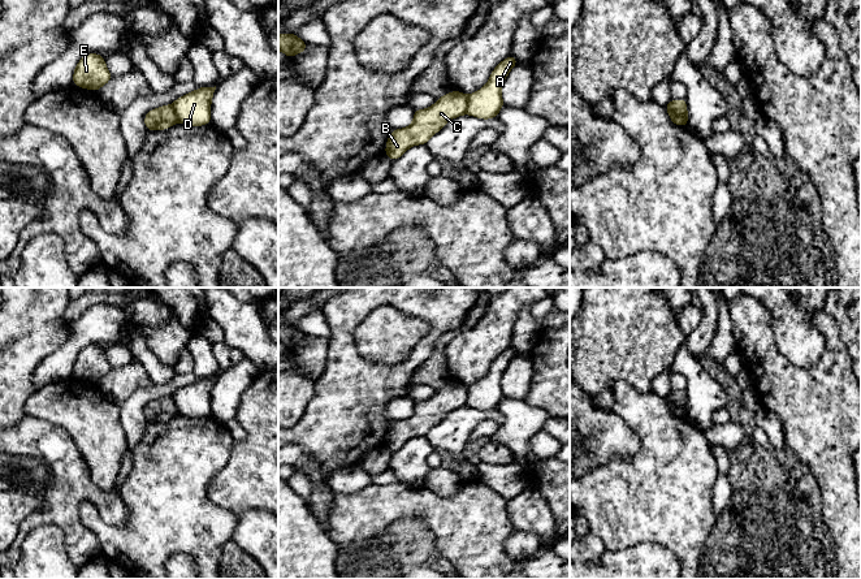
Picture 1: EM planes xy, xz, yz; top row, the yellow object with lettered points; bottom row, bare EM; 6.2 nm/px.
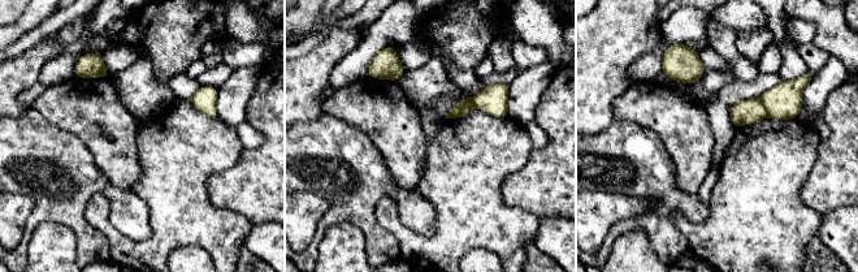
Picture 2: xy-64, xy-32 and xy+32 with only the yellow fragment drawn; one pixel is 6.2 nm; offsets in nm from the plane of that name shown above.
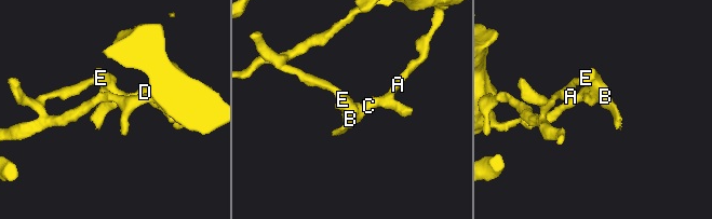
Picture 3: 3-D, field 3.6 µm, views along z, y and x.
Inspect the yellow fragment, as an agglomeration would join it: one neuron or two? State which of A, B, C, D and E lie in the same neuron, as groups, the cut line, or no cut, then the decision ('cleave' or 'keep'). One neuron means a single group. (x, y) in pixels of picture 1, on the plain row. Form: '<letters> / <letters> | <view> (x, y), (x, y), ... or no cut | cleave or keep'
A D / B C E | xz (466, 387), (467, 405) | cleave

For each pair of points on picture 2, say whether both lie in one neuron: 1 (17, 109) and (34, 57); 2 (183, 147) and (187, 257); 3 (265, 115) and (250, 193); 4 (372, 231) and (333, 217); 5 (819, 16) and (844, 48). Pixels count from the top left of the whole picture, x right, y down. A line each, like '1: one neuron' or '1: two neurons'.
1: one neuron
2: two neurons
3: one neuron
4: one neuron
5: one neuron

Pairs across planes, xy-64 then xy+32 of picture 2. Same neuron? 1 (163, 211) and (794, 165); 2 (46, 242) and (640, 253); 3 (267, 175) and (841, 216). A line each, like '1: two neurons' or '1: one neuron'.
1: one neuron
2: one neuron
3: two neurons

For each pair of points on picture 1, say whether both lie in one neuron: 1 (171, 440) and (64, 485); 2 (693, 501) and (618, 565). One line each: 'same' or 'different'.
1: different
2: different

